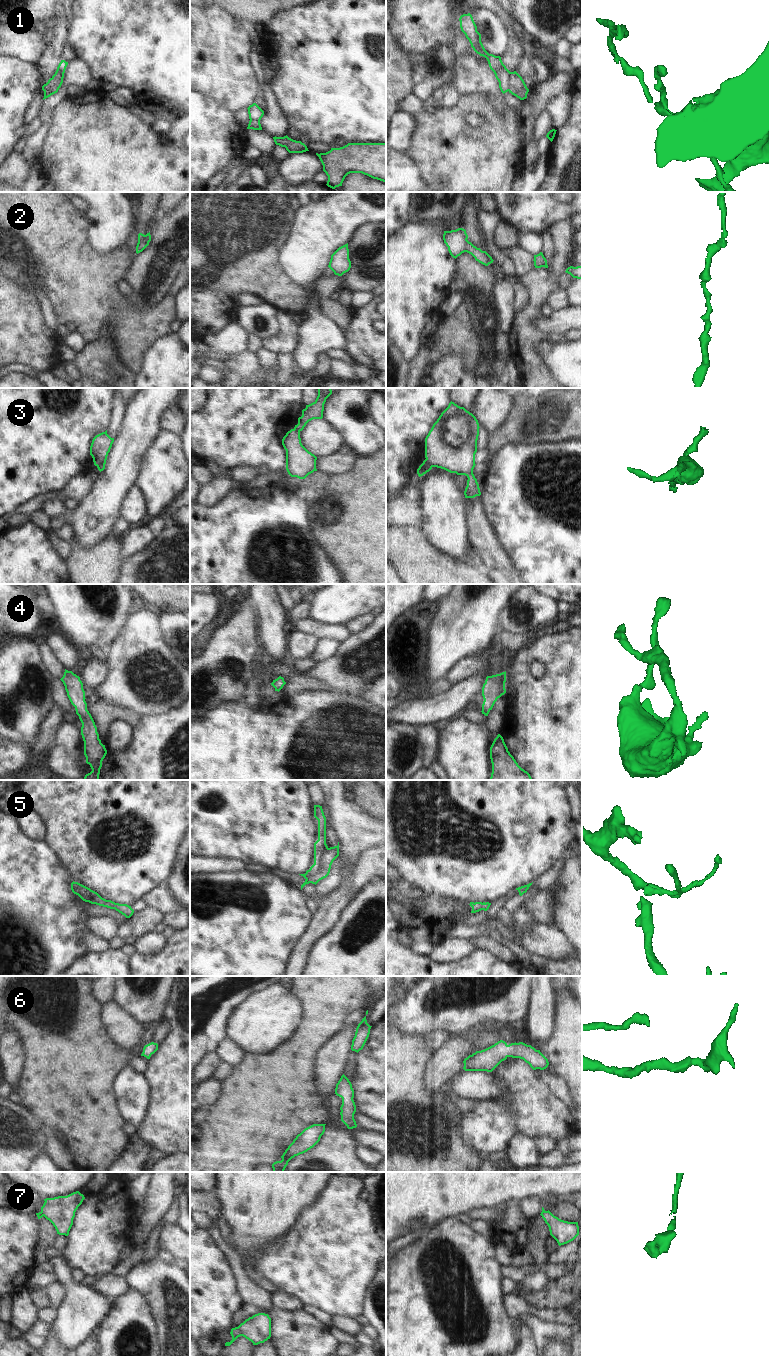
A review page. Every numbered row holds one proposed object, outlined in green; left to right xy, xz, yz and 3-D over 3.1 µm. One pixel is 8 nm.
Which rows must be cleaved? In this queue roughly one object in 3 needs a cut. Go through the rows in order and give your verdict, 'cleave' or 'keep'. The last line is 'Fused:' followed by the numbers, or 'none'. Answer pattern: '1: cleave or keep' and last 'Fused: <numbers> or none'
1: cleave
2: keep
3: cleave
4: keep
5: keep
6: keep
7: cleave
Fused: 1, 3, 7

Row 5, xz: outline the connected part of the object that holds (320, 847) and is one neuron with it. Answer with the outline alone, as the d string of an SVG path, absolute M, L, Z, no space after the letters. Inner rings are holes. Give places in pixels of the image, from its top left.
M314 805L314 817L318 820L318 840L314 843L314 864L305 874L299 874L306 879L301 885L301 890L306 884L316 885L326 878L333 861L339 856L339 842L337 846L330 848L326 844L326 817L322 806Z

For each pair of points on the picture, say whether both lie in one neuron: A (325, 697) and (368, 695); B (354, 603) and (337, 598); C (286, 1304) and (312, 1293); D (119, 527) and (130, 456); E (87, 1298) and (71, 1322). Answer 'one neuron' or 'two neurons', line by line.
A: two neurons
B: one neuron
C: two neurons
D: two neurons
E: one neuron

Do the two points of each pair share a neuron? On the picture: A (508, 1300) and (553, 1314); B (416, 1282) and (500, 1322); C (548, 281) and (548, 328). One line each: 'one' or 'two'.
A: one
B: one
C: two

